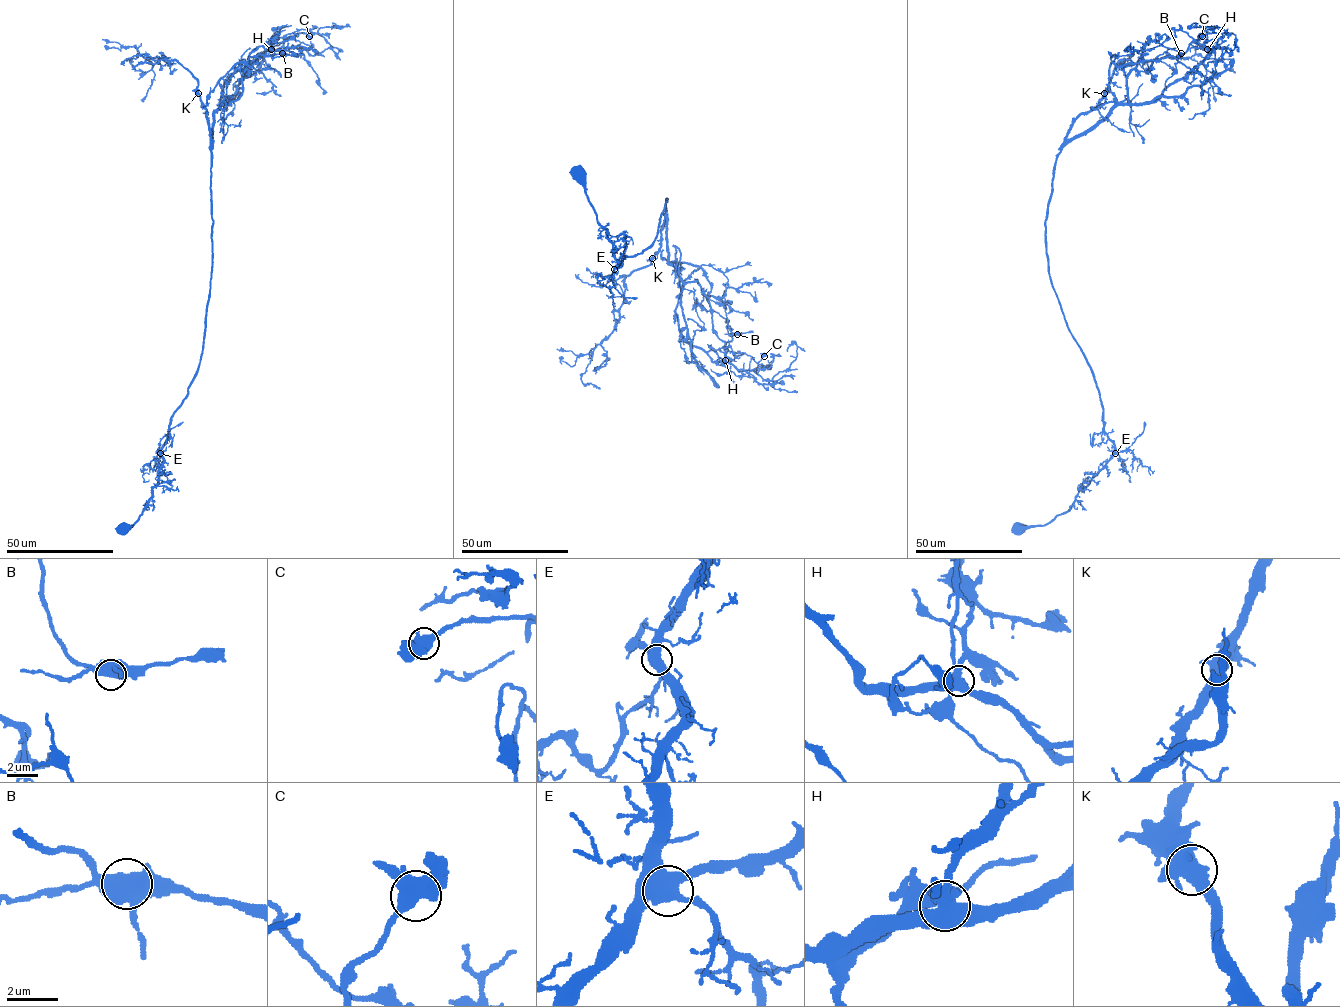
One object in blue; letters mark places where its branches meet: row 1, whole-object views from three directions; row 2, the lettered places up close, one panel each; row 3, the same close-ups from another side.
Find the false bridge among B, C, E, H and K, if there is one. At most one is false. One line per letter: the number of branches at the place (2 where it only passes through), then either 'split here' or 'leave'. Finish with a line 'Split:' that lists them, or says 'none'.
B: 4 | leave
C: 4 | leave
E: 4 | leave
H: 4 | split here
K: 4 | leave
Split: H

